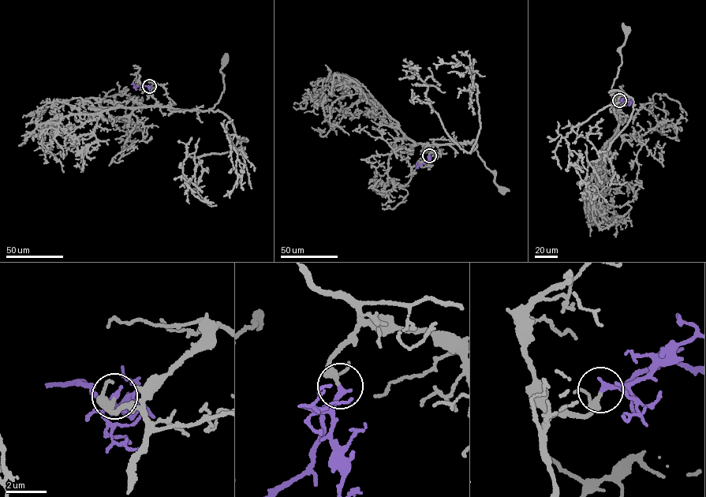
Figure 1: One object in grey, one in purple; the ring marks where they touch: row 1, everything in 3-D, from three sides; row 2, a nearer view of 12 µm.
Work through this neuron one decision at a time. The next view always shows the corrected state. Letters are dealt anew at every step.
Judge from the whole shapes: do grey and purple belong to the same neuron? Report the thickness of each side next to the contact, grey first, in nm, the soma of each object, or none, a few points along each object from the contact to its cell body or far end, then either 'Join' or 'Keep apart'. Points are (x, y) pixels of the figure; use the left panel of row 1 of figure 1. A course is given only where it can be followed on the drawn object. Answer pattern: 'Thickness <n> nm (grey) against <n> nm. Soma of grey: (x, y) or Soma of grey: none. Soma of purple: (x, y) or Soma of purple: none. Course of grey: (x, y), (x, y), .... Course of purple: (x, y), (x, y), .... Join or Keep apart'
Thickness 240 nm (grey) against 260 nm. Soma of grey: (225, 61). Soma of purple: none. Course of grey: (149, 87), (149, 93), (160, 106), (183, 110), (208, 110), (218, 102), (224, 90), (220, 69), (225, 61). Course of purple: (149, 87), (136, 87), (131, 84). Join

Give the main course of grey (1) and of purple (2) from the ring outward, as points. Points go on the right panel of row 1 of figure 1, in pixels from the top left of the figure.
1: (619, 100), (616, 102), (615, 110), (618, 114), (611, 88), (621, 64), (620, 48), (625, 39), (625, 31)
2: (619, 100), (632, 101)

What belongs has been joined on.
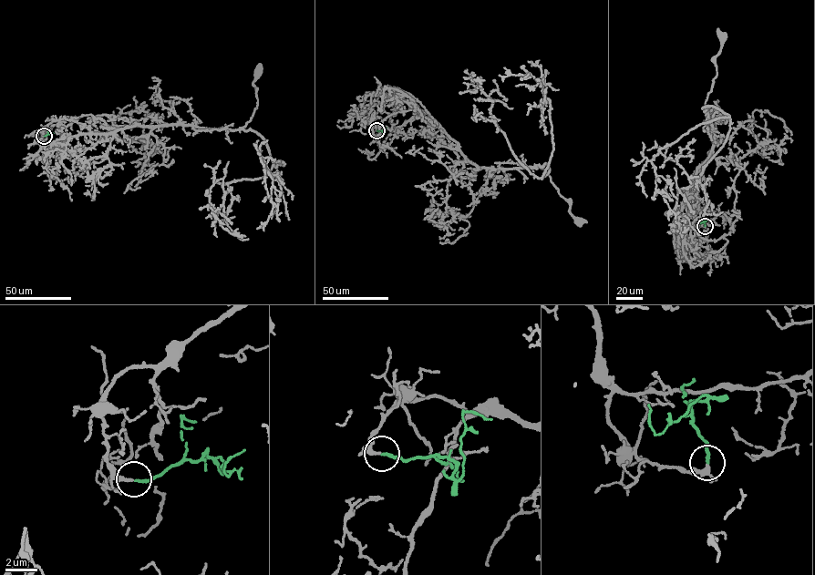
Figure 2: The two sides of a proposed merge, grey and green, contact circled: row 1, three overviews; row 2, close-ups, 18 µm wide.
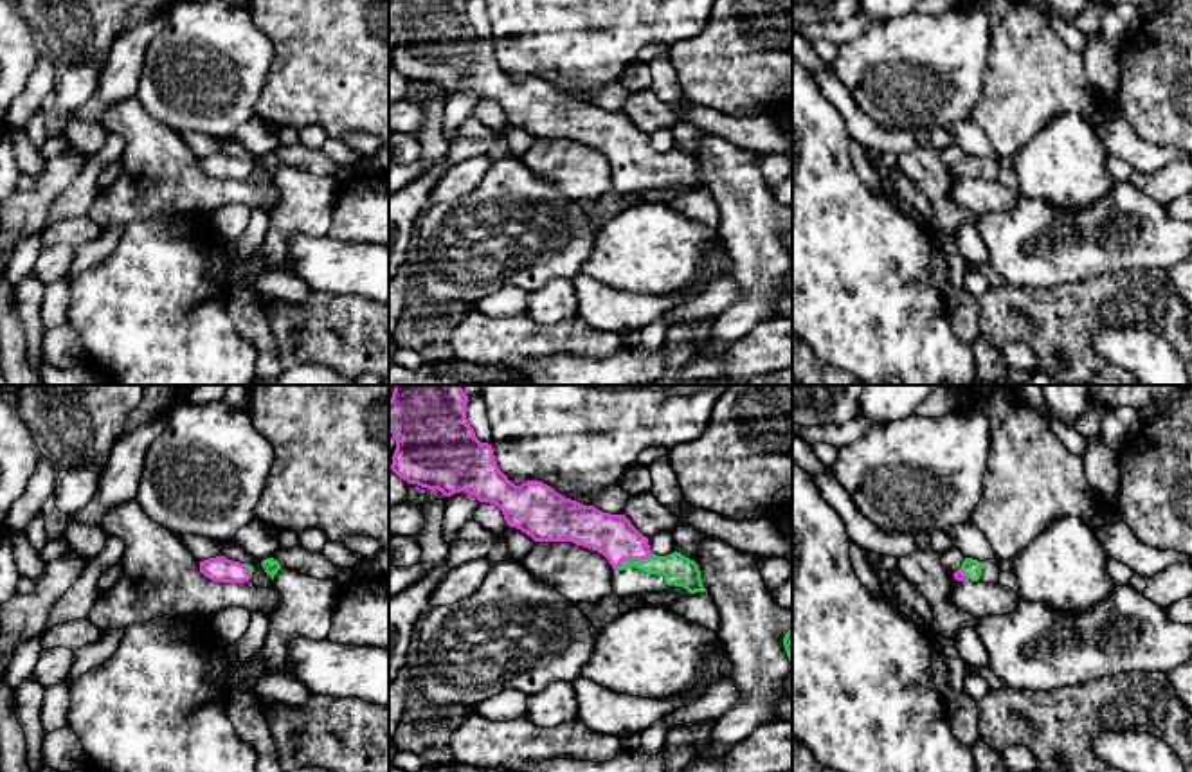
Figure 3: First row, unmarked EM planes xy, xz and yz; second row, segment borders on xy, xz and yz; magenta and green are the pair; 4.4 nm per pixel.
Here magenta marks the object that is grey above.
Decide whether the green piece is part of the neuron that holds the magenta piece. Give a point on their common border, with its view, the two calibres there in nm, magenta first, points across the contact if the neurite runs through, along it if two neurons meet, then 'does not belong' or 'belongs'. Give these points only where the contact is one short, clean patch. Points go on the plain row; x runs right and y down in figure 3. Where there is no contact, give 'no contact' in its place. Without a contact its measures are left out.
xz (632, 155) | 190/140 nm | across xz (614, 134), (632, 155), (677, 166) | belongs

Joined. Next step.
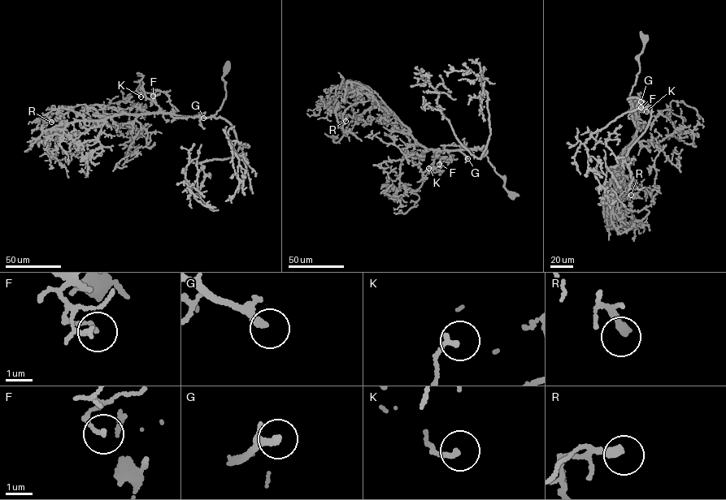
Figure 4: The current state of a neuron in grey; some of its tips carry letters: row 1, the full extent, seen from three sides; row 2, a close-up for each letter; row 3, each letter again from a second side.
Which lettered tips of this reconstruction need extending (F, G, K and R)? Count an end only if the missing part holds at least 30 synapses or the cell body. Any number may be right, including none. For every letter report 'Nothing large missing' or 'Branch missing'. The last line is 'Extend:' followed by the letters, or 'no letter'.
F: Nothing large missing
G: Branch missing
K: Nothing large missing
R: Nothing large missing
Extend: G

